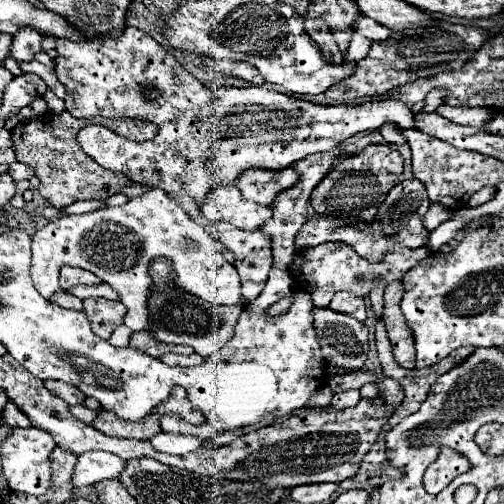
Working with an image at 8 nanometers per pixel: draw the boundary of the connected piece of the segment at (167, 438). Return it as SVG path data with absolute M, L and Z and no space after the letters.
M159 432L151 438L151 444L165 454L189 454L197 450L205 440L191 436L191 434L173 434L173 432Z

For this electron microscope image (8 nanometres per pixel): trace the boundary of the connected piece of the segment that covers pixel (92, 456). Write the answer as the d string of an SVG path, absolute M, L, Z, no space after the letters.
M85 452L79 456L75 472L73 472L73 486L89 486L105 478L117 478L125 468L125 460L109 454L109 452Z

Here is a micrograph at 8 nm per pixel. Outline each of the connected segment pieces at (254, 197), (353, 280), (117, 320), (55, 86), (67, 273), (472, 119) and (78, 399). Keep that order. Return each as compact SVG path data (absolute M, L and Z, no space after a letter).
M293 166L283 170L247 168L237 176L235 186L241 190L243 198L263 206L271 206L277 194L289 190L297 182L299 182L299 172Z
M325 242L315 248L297 250L295 262L289 266L289 272L299 290L311 294L317 308L327 308L339 290L347 290L359 298L365 298L369 294L365 282L359 280L365 274L365 258L361 258L349 244L343 242Z
M85 298L83 308L89 314L93 332L103 340L107 340L111 332L119 324L123 324L123 318L127 314L127 308L121 302L113 302L107 298Z
M31 60L31 62L19 62L19 68L21 68L23 72L33 72L33 74L37 74L37 76L49 86L49 90L53 90L59 98L65 98L65 86L57 80L53 68L47 68L45 64L39 64L37 60Z
M65 266L61 270L61 288L69 290L71 286L77 286L77 284L103 284L103 280L97 278L93 272Z
M443 104L437 108L437 112L443 118L463 124L463 126L487 126L493 120L489 110L479 110L479 108L451 108L451 106Z
M47 380L47 382L43 382L43 384L45 384L47 390L51 390L53 394L57 394L59 398L63 398L69 406L73 406L73 404L83 404L83 400L85 400L85 394L83 394L79 388L71 386L71 384L63 384L63 382L59 382L59 380Z

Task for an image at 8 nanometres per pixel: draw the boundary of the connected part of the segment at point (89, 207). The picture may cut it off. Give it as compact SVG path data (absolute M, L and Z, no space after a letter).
M97 200L97 202L75 202L75 204L67 206L65 212L67 212L67 214L83 214L93 212L93 210L99 210L99 208L103 208L103 206L105 206L105 204L103 204L101 200Z

